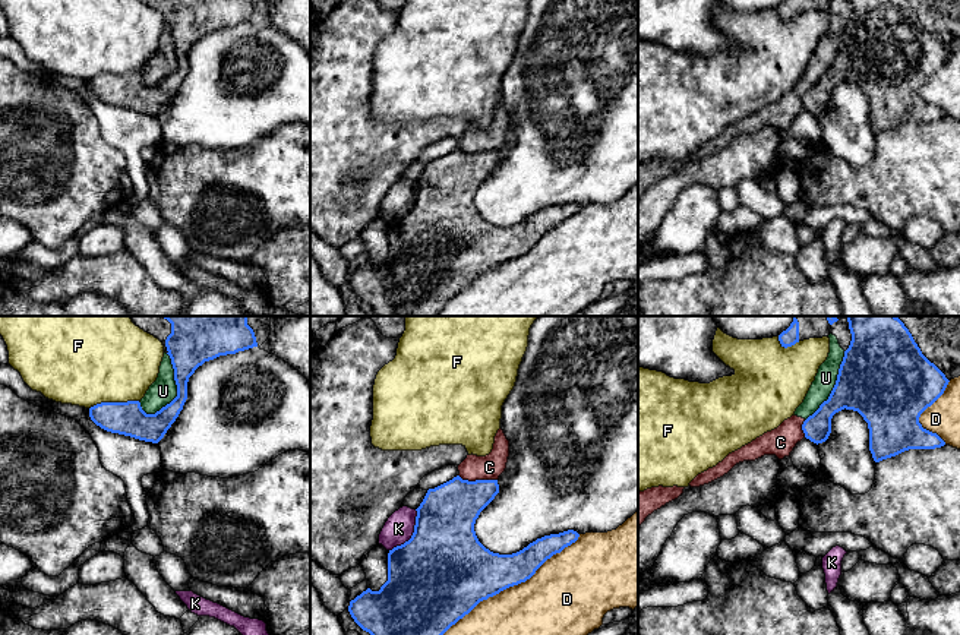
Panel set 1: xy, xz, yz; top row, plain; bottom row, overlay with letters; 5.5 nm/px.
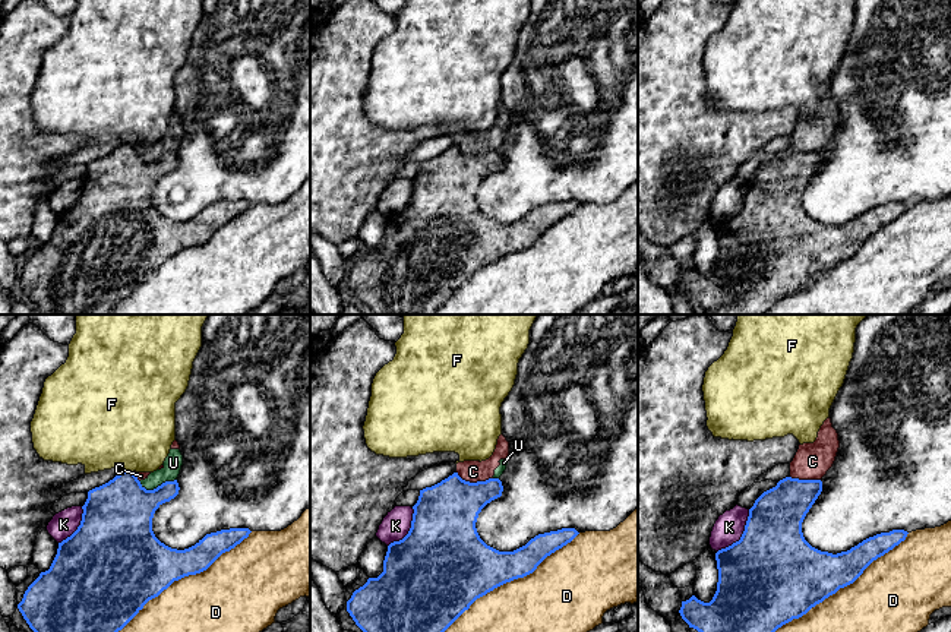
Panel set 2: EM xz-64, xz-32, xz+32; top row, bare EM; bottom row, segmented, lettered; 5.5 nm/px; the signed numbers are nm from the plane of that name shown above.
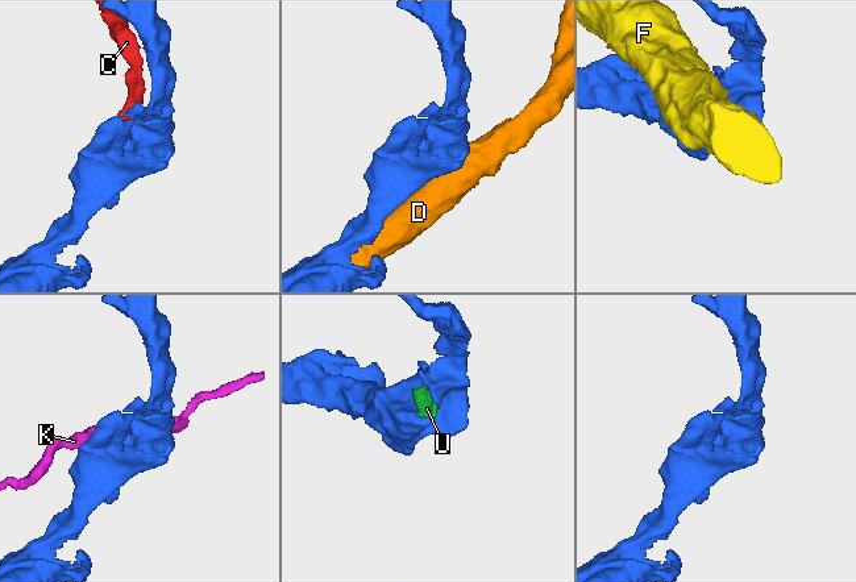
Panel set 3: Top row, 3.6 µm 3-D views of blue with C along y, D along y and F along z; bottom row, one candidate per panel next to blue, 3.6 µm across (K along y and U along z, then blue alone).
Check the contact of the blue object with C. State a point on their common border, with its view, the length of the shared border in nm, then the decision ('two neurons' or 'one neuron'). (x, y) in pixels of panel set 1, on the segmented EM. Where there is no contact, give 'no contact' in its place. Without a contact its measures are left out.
xz (477, 480) | 220 nm | two neurons

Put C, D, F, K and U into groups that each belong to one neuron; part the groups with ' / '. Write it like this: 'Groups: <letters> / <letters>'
Groups: C U / D / F / K

